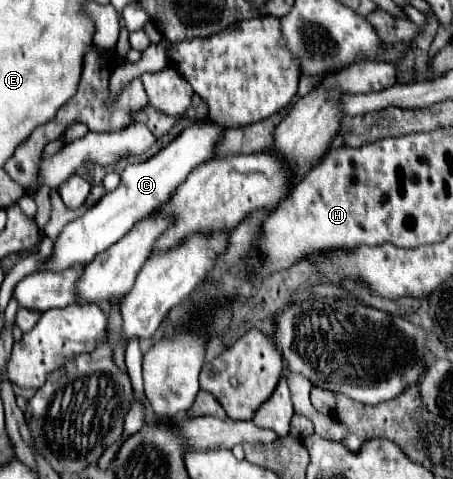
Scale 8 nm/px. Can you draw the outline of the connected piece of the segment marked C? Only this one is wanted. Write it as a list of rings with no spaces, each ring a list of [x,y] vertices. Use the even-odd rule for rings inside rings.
[[[194,123],[192,127],[184,129],[168,147],[164,147],[158,155],[144,163],[128,165],[122,171],[122,181],[118,189],[106,193],[94,207],[90,207],[82,217],[70,221],[58,239],[54,241],[52,255],[42,263],[40,271],[66,271],[74,265],[86,265],[90,263],[96,253],[106,251],[110,245],[114,245],[120,237],[124,237],[132,225],[146,217],[146,213],[160,207],[164,201],[168,201],[170,193],[186,179],[186,175],[200,163],[214,159],[214,147],[220,139],[222,127],[216,123]]]

